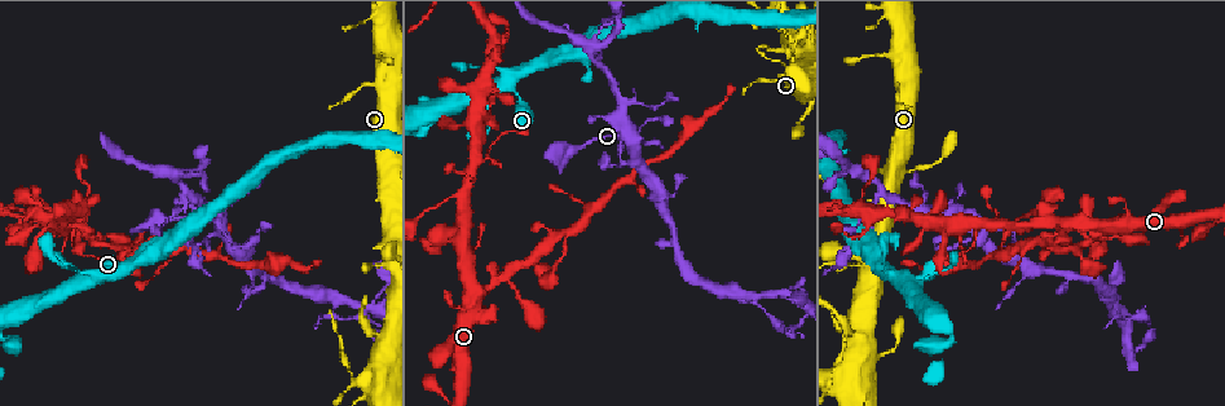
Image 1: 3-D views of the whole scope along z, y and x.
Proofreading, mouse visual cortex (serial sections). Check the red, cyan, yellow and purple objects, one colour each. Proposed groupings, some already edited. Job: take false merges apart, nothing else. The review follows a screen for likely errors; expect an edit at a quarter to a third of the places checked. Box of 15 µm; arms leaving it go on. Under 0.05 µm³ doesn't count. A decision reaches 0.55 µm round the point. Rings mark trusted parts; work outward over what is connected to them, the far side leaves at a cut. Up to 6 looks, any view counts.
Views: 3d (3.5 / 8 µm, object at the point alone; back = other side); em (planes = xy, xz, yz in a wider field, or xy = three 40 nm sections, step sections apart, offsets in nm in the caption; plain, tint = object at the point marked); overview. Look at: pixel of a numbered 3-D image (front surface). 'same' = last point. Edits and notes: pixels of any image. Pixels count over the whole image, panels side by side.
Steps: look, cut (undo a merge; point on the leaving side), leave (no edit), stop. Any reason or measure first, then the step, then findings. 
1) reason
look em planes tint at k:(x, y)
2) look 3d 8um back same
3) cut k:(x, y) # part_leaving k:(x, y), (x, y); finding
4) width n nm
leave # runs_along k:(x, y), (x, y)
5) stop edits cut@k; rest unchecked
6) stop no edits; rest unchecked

calibre changes
look 3d 3.5um at 1:(956, 206)

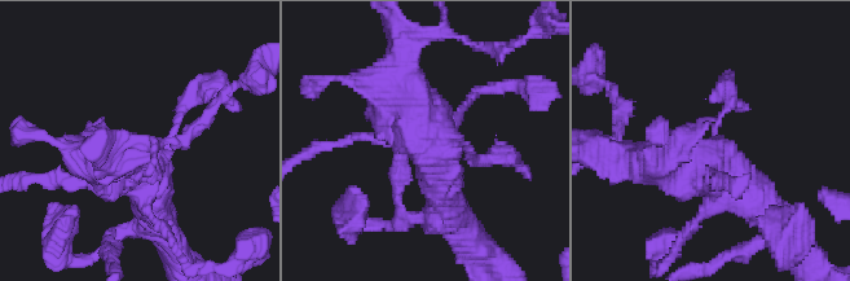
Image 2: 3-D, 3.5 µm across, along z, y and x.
look em xy step 1 tint at 2:(721, 147)

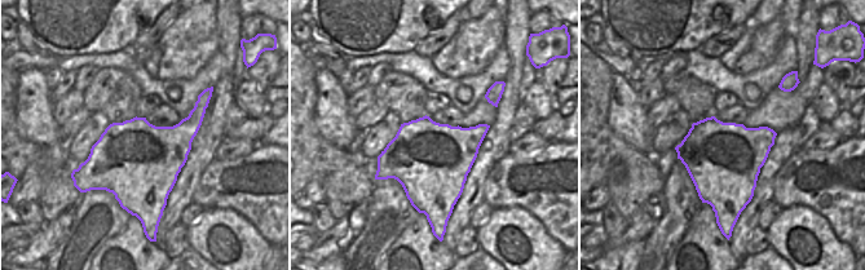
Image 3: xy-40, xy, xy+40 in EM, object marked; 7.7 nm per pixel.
leave # one cell here

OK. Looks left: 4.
look 3d 3.5um at 1:(882, 192)

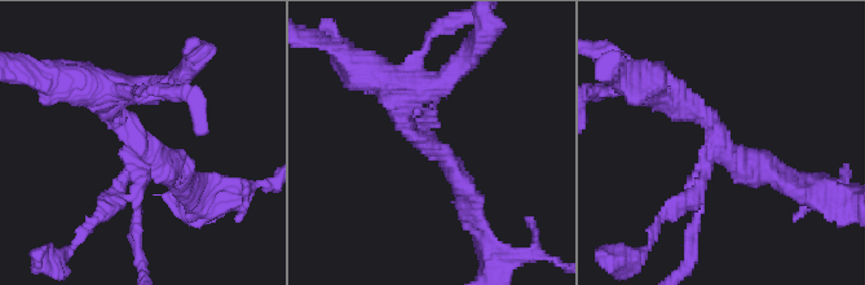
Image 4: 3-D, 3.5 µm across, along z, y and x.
arms 4; arm_widths 200, 200, 250, 300 nm; shape alone is not enough
look em xy step 5 tint at 4:(427, 145)

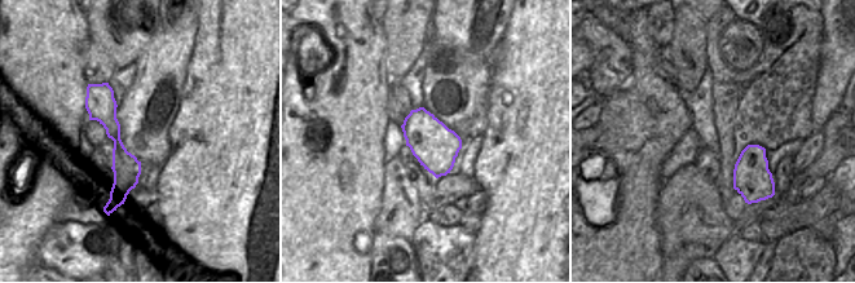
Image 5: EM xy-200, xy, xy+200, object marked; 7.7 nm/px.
leave # runs_along 5:(101, 87), (120, 154), (120, 199); all the same cell

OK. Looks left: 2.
thin neck
look 3d 3.5um at 1:(348, 366)

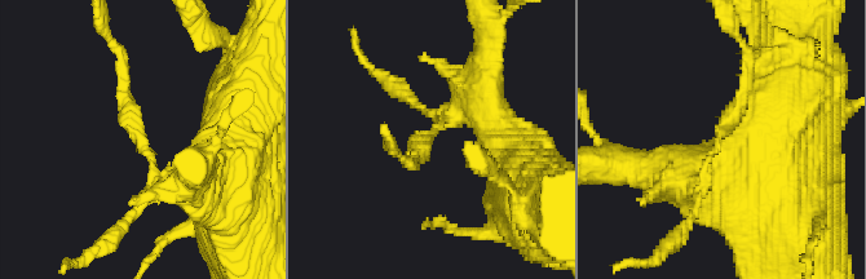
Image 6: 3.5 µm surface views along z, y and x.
now the EM
look em xy step 3 tint at 6:(436, 132)

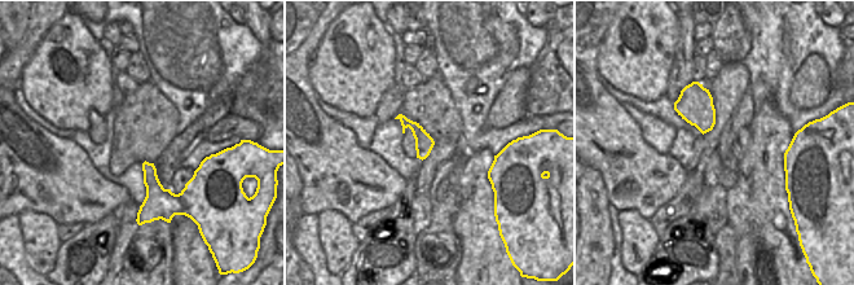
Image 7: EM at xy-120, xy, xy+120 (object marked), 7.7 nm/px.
cut 6:(137, 116) # part_leaving 6:(147, 155), (111, 44); two cells meet here

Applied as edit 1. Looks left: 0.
stop edits cut@6; rest unchecked

